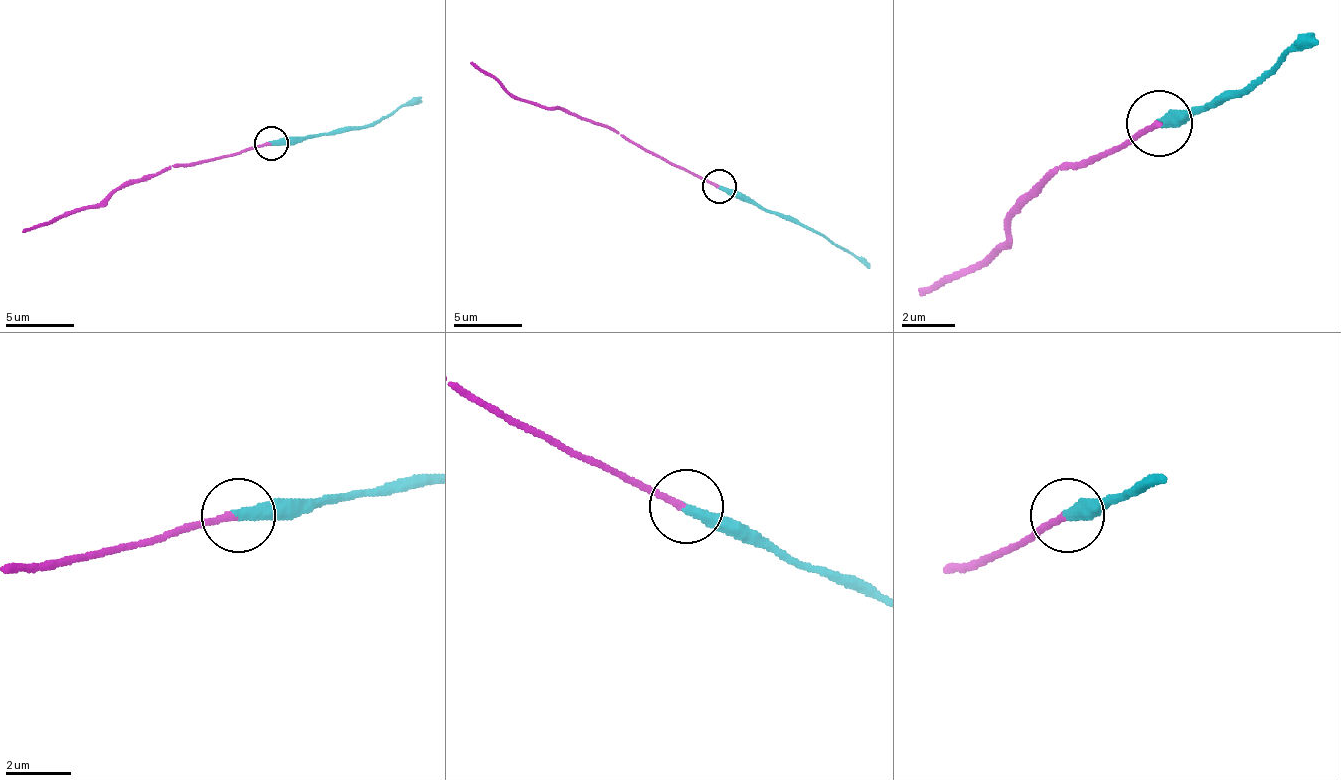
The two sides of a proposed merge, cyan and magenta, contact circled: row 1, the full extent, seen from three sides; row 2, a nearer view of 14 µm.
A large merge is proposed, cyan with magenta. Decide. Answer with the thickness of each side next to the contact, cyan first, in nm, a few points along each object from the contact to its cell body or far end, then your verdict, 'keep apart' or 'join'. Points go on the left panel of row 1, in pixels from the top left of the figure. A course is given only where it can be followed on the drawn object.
360/200 nm | cyan via (272, 142), (368, 129), (405, 105), (422, 101) | magenta via (272, 142), (200, 163), (173, 163), (159, 173), (118, 187), (98, 204), (67, 211), (22, 231) | join

